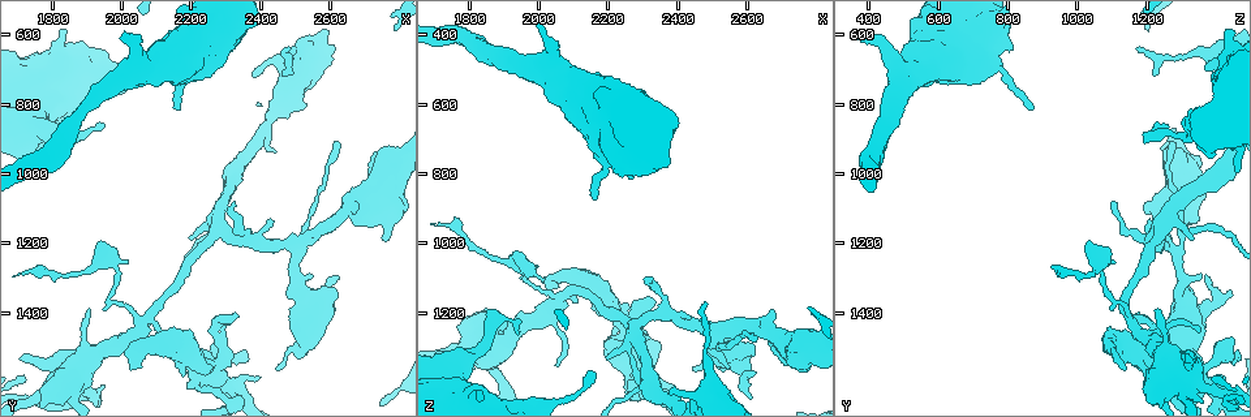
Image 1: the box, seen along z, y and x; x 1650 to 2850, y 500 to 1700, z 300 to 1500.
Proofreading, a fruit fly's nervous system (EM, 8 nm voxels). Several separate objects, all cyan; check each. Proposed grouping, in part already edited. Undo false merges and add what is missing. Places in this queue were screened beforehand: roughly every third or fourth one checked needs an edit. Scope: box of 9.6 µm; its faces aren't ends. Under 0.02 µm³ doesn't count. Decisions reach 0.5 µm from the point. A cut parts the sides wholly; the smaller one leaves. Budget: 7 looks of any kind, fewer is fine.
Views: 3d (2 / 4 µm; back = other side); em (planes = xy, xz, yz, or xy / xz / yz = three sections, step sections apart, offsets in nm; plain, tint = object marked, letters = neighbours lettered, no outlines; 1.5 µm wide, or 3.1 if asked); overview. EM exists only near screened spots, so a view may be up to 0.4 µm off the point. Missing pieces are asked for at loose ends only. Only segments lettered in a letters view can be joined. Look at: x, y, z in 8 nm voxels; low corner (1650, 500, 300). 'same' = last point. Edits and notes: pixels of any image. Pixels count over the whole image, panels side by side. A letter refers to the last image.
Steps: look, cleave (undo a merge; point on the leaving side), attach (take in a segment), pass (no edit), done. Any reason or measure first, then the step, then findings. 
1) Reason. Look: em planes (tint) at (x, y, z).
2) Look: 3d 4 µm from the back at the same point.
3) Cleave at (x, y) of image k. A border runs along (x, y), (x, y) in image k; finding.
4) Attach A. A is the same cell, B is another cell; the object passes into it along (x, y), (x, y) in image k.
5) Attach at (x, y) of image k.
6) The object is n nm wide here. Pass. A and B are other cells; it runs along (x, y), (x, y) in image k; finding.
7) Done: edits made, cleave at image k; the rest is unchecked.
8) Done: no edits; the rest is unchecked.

Calibre changes. Look: 3d 2 µm at (2500, 1300, 1310).

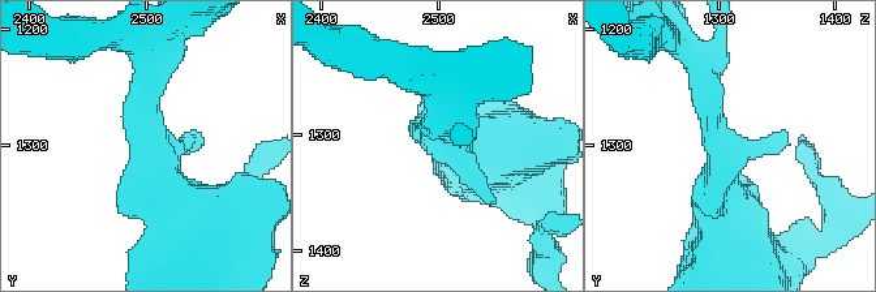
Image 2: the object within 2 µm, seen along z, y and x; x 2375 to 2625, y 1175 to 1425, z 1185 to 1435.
Look: em planes (letters) at (2502, 1300, 1300).

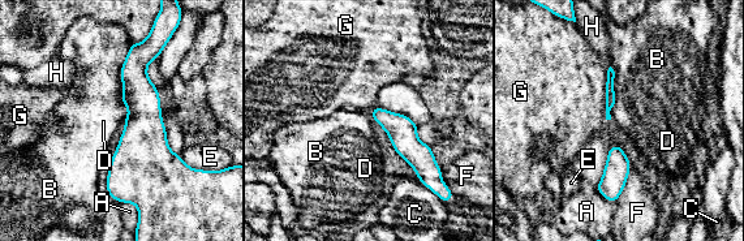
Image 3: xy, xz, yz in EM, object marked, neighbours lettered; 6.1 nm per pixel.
Pass. A, B, C, D, E, F, G and H are other cells; a border runs along (130, 43), (121, 120) in image 3; one neuron here.

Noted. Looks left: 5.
Free end. Look: em planes (letters) at (2450, 1560, 1380).

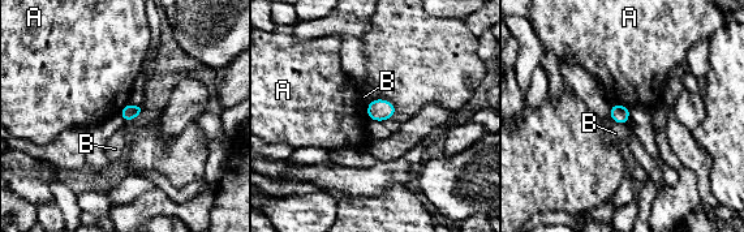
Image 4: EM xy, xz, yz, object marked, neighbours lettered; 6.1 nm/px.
Pass. A and B are other cells; a border runs along (611, 103), (619, 103), (628, 108) in image 4; none of them fits.

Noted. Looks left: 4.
End of a long branch. Look: 3d 4 µm at (2020, 1560, 1130).

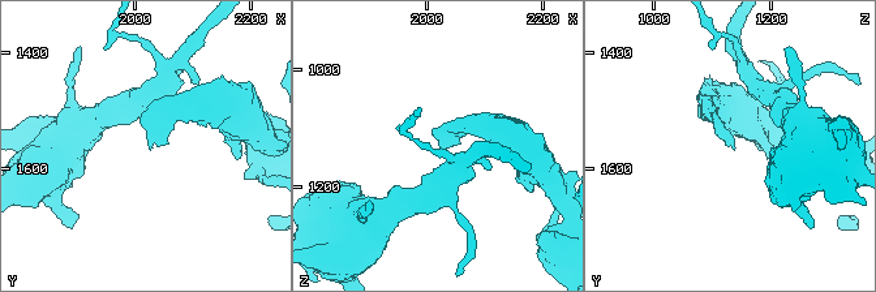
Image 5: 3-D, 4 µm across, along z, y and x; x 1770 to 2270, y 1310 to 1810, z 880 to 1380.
Now the EM. Look: em planes (letters) at (2025, 1565, 1140).

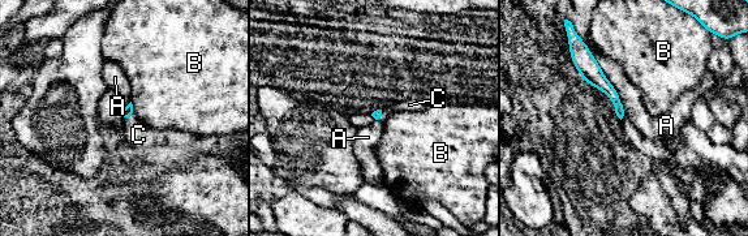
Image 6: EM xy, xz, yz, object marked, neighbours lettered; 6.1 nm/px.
Attach C. C is the same cell, A and B are other cells; the object passes into it along (128, 110), (128, 116), (137, 133) in image 6; it goes on there.

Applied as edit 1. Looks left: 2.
Done: edits made, attach at image 6; the rest is unchecked.

